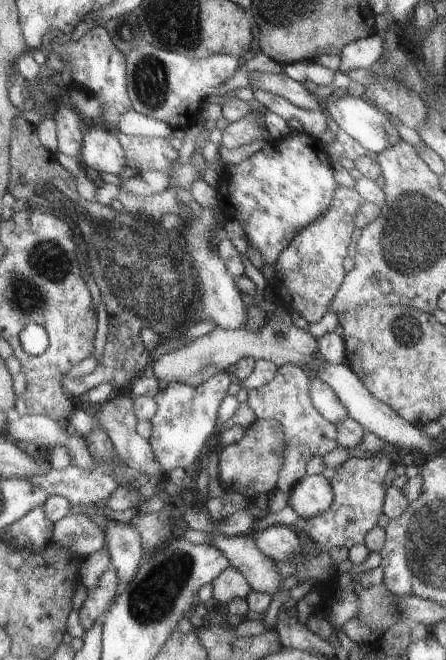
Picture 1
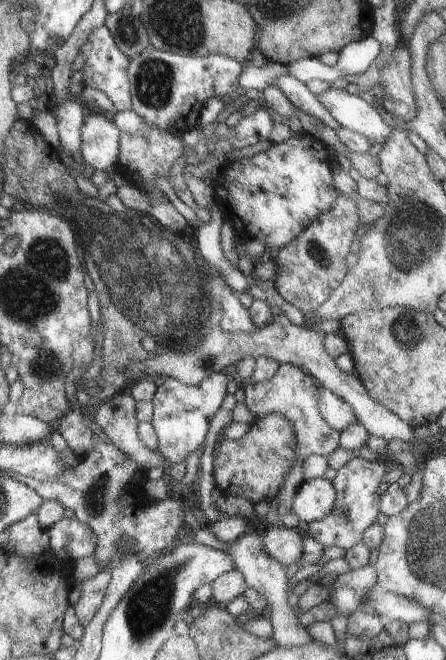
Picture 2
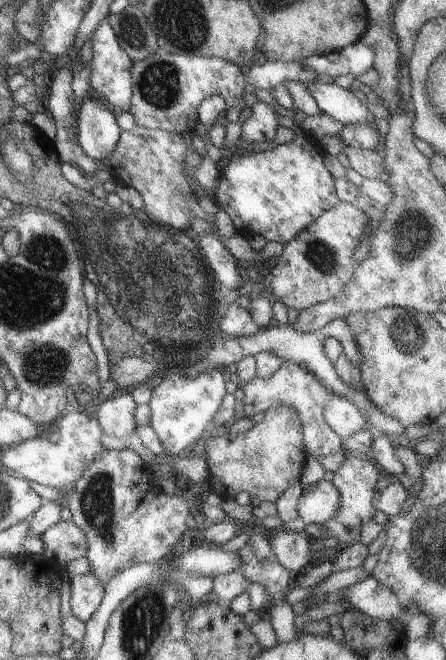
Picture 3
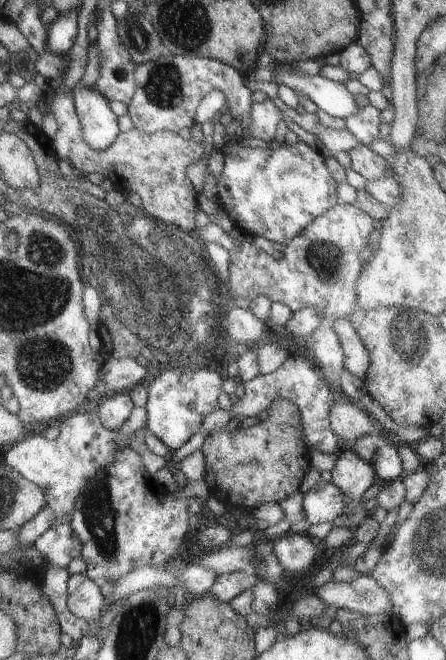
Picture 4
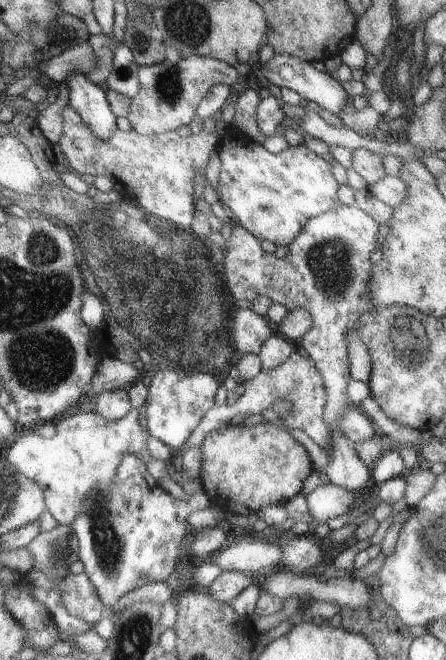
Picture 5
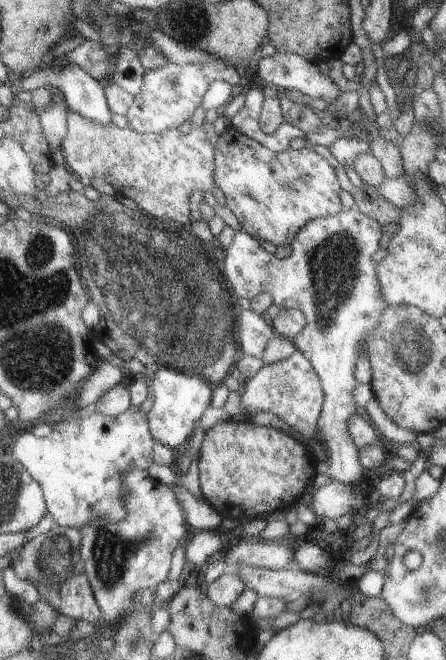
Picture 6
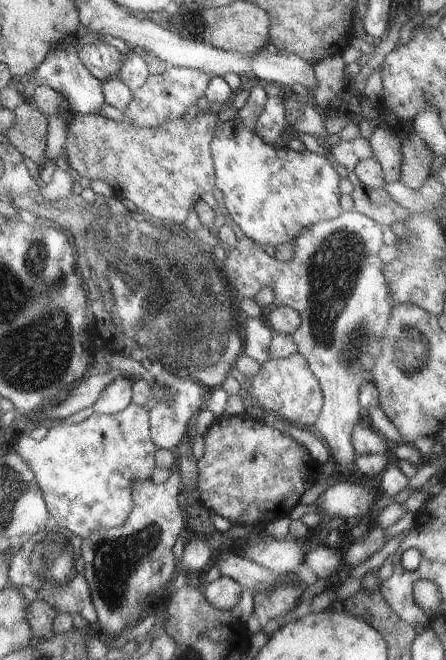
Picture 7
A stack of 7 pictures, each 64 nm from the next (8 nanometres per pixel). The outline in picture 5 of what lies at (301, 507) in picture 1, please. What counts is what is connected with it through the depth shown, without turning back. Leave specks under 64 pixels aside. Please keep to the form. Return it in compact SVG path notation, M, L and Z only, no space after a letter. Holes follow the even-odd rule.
M319 483L305 495L307 512L313 518L312 525L345 514L354 497L355 494L349 490L331 483Z

